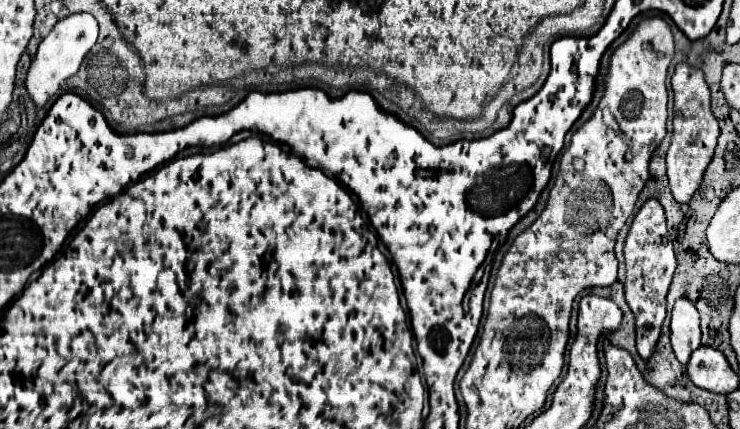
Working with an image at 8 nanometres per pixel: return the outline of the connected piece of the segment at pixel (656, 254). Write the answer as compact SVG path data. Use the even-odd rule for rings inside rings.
M651 198L643 204L643 208L637 212L631 230L625 240L625 266L627 266L627 278L625 278L625 300L635 316L637 326L637 352L643 360L649 360L655 352L661 324L665 320L665 298L671 284L671 276L675 272L675 254L673 244L667 232L665 222L665 210L663 206Z

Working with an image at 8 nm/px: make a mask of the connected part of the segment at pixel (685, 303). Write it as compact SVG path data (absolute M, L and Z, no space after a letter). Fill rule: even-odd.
M679 298L671 312L671 346L681 364L687 364L691 352L701 346L699 312L689 298Z

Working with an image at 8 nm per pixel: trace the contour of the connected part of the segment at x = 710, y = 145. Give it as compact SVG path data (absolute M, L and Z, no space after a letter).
M677 64L671 76L671 86L675 94L675 108L673 108L673 138L667 152L667 178L675 200L687 204L695 190L699 188L705 168L713 160L713 150L719 138L719 122L711 112L711 92L705 82L703 70L689 64Z

